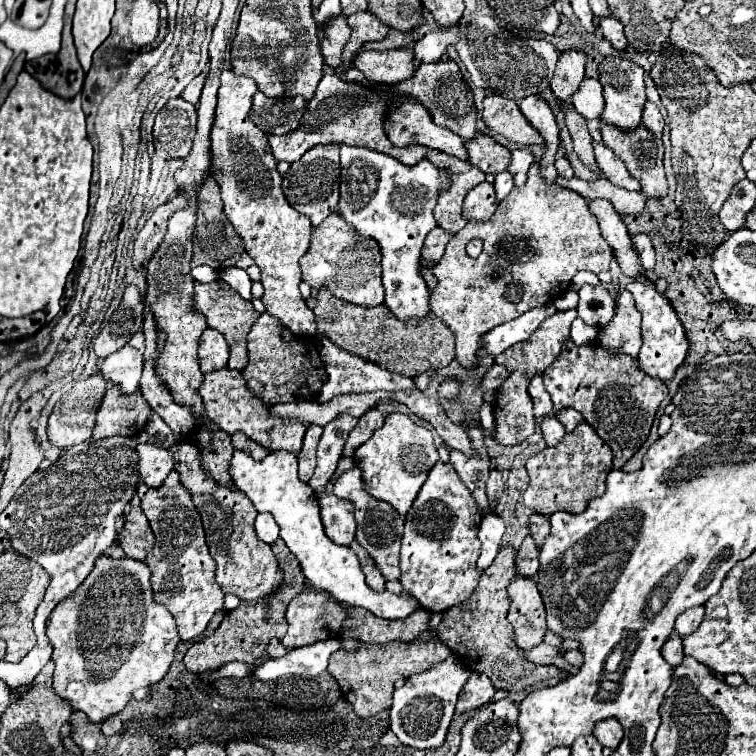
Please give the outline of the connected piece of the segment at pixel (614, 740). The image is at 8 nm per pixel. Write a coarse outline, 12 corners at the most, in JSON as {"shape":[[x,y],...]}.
{"shape":[[617,718],[595,724],[593,736],[615,750],[623,738]]}

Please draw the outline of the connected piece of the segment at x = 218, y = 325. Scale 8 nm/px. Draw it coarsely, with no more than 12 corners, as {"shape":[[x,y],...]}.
{"shape":[[195,282],[195,308],[243,370],[259,312],[227,282]]}

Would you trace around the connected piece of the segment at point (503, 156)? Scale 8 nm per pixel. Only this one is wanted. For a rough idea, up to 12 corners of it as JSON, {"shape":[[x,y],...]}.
{"shape":[[487,134],[463,142],[469,162],[485,174],[509,166],[509,150]]}

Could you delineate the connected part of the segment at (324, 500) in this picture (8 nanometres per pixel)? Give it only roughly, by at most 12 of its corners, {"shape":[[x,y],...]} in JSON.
{"shape":[[317,494],[325,534],[341,546],[355,540],[353,504]]}

